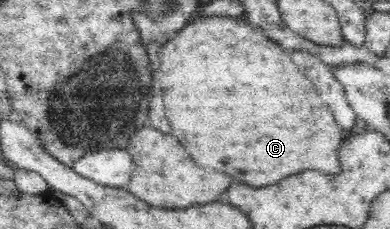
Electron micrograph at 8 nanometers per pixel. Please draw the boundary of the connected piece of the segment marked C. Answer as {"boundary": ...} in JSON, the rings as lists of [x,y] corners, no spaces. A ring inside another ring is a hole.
{"boundary":[[[196,16],[194,21],[189,22],[183,29],[180,29],[175,33],[169,43],[163,45],[163,51],[161,51],[161,89],[163,89],[163,95],[165,95],[165,113],[167,113],[167,119],[173,127],[173,135],[181,141],[183,147],[188,151],[189,155],[195,159],[195,163],[199,167],[209,169],[215,169],[215,171],[221,171],[221,173],[227,173],[229,177],[233,177],[233,181],[239,181],[241,184],[249,184],[253,187],[265,187],[265,185],[271,185],[271,183],[277,183],[293,173],[299,173],[299,171],[305,171],[305,169],[321,169],[325,173],[339,173],[341,167],[339,167],[339,147],[343,143],[343,129],[335,123],[333,115],[331,115],[331,107],[325,103],[319,103],[321,99],[321,93],[319,93],[319,87],[317,87],[317,69],[313,67],[297,67],[297,63],[293,61],[293,55],[295,53],[307,53],[307,51],[291,51],[291,55],[287,55],[278,43],[275,43],[271,38],[265,35],[265,32],[261,28],[251,27],[251,24],[245,19],[223,16]]]}

